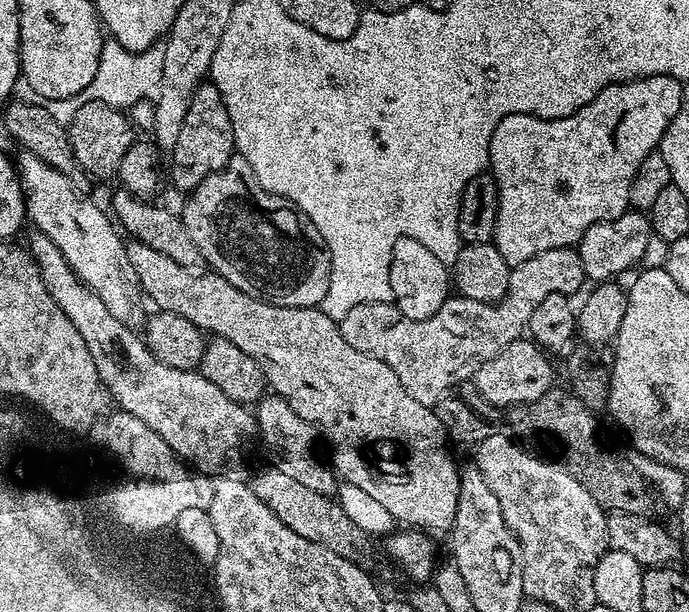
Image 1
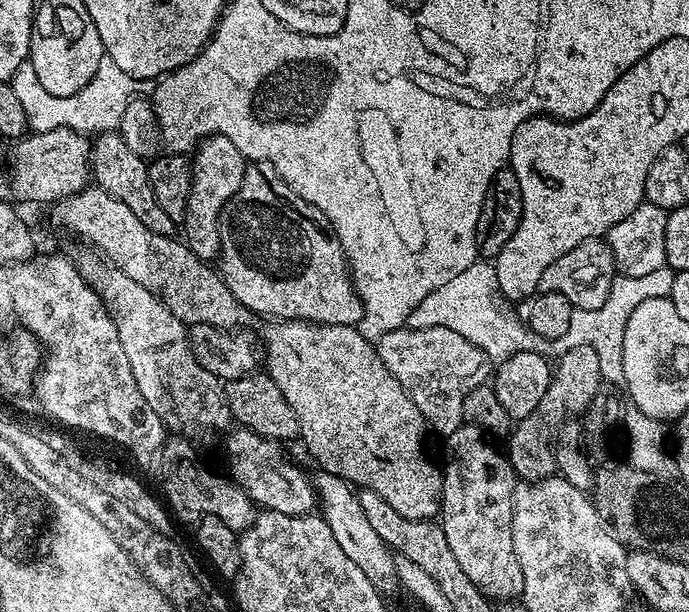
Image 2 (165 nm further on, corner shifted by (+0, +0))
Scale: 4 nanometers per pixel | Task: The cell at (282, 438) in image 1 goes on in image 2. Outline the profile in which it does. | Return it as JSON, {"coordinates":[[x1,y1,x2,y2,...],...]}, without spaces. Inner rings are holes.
{"coordinates":[[323,470,317,473,317,476,311,477,311,481,316,490,319,515,323,516,326,526,330,526,330,531,334,533,338,546,342,546,346,558,354,561,354,566,358,566,358,570,362,570,362,574,370,578,370,582,381,594,397,591,396,556,388,547,388,543,378,538,377,532,370,527,370,521,366,519,366,514,360,505,357,489,340,476]]}

